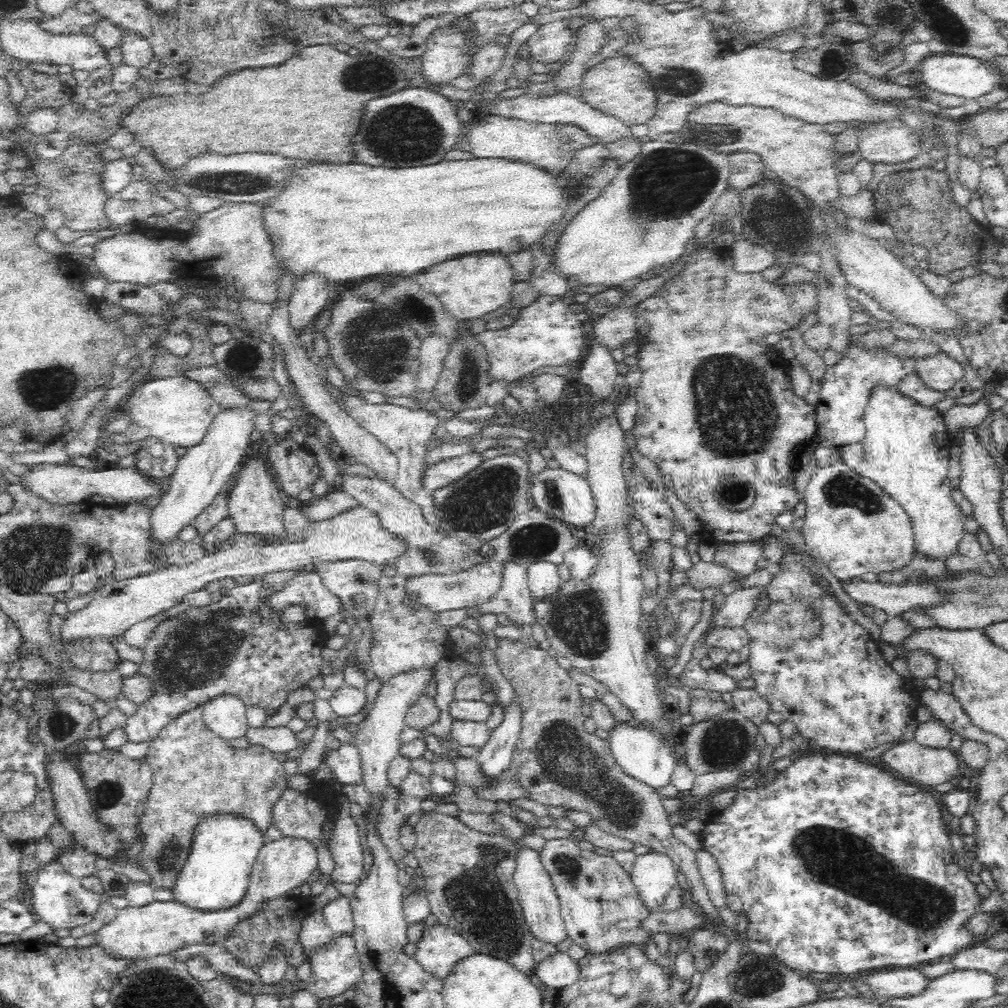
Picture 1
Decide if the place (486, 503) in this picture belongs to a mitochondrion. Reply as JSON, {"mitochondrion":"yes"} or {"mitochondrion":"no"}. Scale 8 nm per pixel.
{"mitochondrion":"yes"}

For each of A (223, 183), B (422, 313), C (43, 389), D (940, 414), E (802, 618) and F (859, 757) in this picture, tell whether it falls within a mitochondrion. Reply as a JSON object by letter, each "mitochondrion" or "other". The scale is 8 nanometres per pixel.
{"A":"mitochondrion","B":"mitochondrion","C":"mitochondrion","D":"other","E":"mitochondrion","F":"other"}

